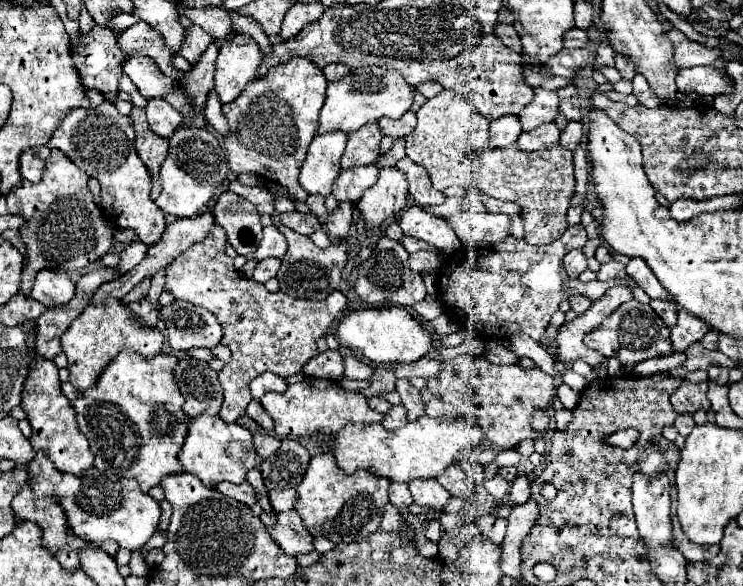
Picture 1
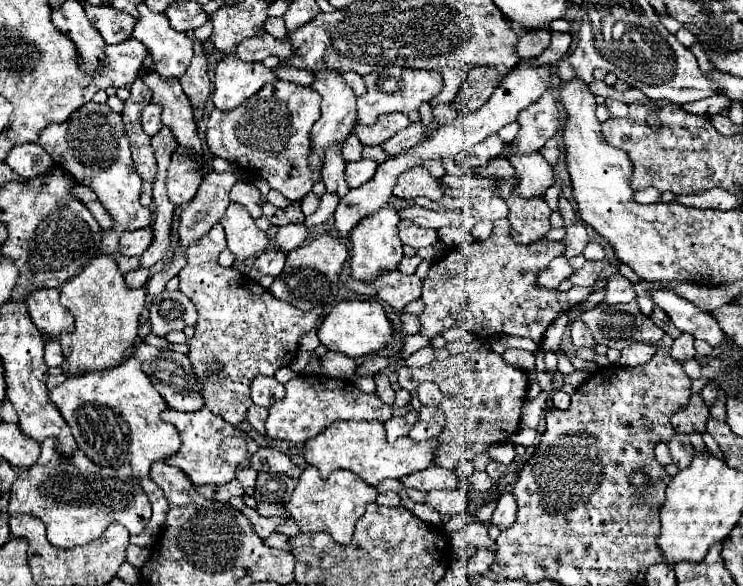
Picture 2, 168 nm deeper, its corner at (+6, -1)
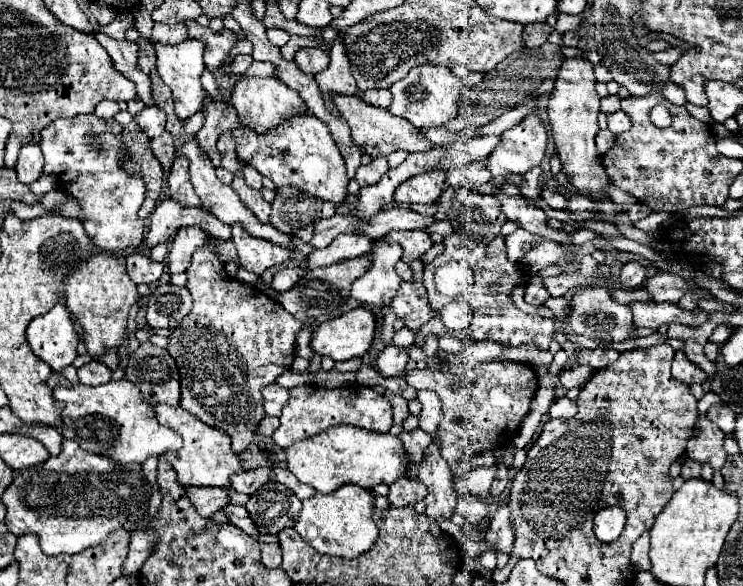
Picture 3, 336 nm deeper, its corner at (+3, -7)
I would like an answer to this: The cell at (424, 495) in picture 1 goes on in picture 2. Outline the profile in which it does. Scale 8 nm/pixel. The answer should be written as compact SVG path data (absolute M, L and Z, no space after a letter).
M463 489L455 491L429 491L425 493L425 505L435 509L441 515L453 515L467 511L467 493Z

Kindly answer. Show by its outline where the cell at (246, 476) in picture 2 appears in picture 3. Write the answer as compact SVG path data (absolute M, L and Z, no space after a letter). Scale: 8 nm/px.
M260 467L260 469L254 469L254 471L242 471L242 473L234 475L232 481L230 481L230 487L236 489L238 493L252 495L254 491L258 491L268 481L274 481L273 469Z

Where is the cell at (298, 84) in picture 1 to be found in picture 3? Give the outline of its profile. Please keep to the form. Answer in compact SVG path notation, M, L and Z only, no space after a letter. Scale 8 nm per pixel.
M304 113L302 117L294 117L294 121L286 121L274 129L274 133L242 133L240 129L234 131L236 139L236 153L238 157L252 165L260 175L272 179L276 187L296 185L300 191L310 195L318 195L332 205L340 205L348 197L348 177L344 159L330 137L330 131L318 117Z

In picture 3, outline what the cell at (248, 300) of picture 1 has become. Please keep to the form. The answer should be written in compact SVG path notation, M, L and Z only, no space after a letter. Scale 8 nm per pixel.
M214 241L208 247L198 249L192 255L192 265L186 271L188 275L188 291L192 293L194 307L192 311L180 321L178 327L170 331L168 337L168 353L174 357L180 369L180 407L196 415L206 425L224 431L232 439L232 451L240 455L252 441L252 435L258 429L258 423L264 419L264 399L262 387L270 385L280 377L284 371L290 369L294 359L294 341L296 335L304 329L304 323L290 317L280 303L270 299L260 289L256 291L254 285L248 283L234 283L226 271L224 263L218 261L214 253Z

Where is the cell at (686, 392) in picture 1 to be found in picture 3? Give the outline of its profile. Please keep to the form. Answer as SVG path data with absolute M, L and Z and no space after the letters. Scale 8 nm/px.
M708 417L698 419L702 429L696 437L690 437L686 457L698 463L708 463L712 469L722 469L726 463L726 451L724 451L724 439L726 435L708 421Z

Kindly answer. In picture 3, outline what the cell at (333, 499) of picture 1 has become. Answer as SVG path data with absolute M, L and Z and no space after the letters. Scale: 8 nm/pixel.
M344 485L330 495L316 493L314 497L304 499L294 529L318 553L354 559L372 549L378 539L378 527L372 521L372 511L374 497L368 489L362 489L358 485Z

